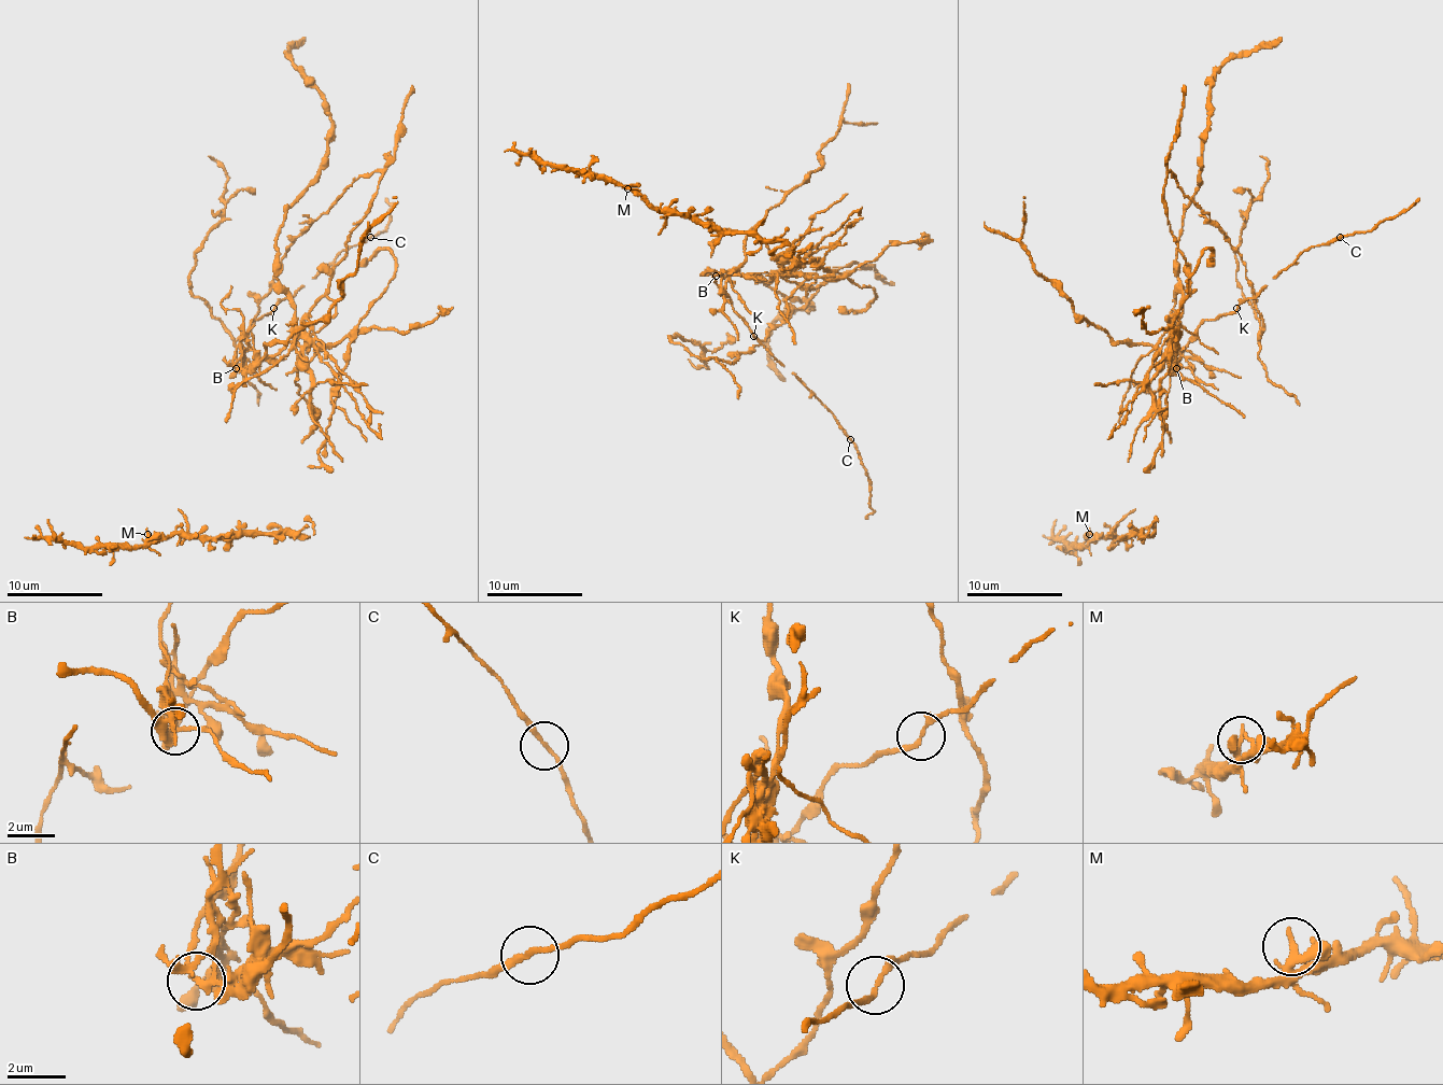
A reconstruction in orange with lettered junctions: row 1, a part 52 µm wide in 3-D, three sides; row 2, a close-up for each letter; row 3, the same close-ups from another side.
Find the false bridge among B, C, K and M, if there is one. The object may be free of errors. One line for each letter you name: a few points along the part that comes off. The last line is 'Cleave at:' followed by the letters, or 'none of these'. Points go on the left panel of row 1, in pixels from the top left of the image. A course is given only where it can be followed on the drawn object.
B: course (236, 368), (292, 337), (382, 174), (282, 256), (234, 337), (191, 280), (224, 208), (226, 172), (208, 155)
Cleave at: B

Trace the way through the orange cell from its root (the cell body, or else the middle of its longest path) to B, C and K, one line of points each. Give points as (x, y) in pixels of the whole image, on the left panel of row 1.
B: (327, 292), (315, 304), (303, 325), (274, 354), (257, 356), (243, 368), (236, 368)
C: (327, 292), (274, 354), (263, 356), (251, 344), (236, 356), (253, 321), (370, 237)
K: (327, 292), (274, 354), (263, 356), (251, 344), (239, 360), (236, 344), (251, 323), (274, 309)

